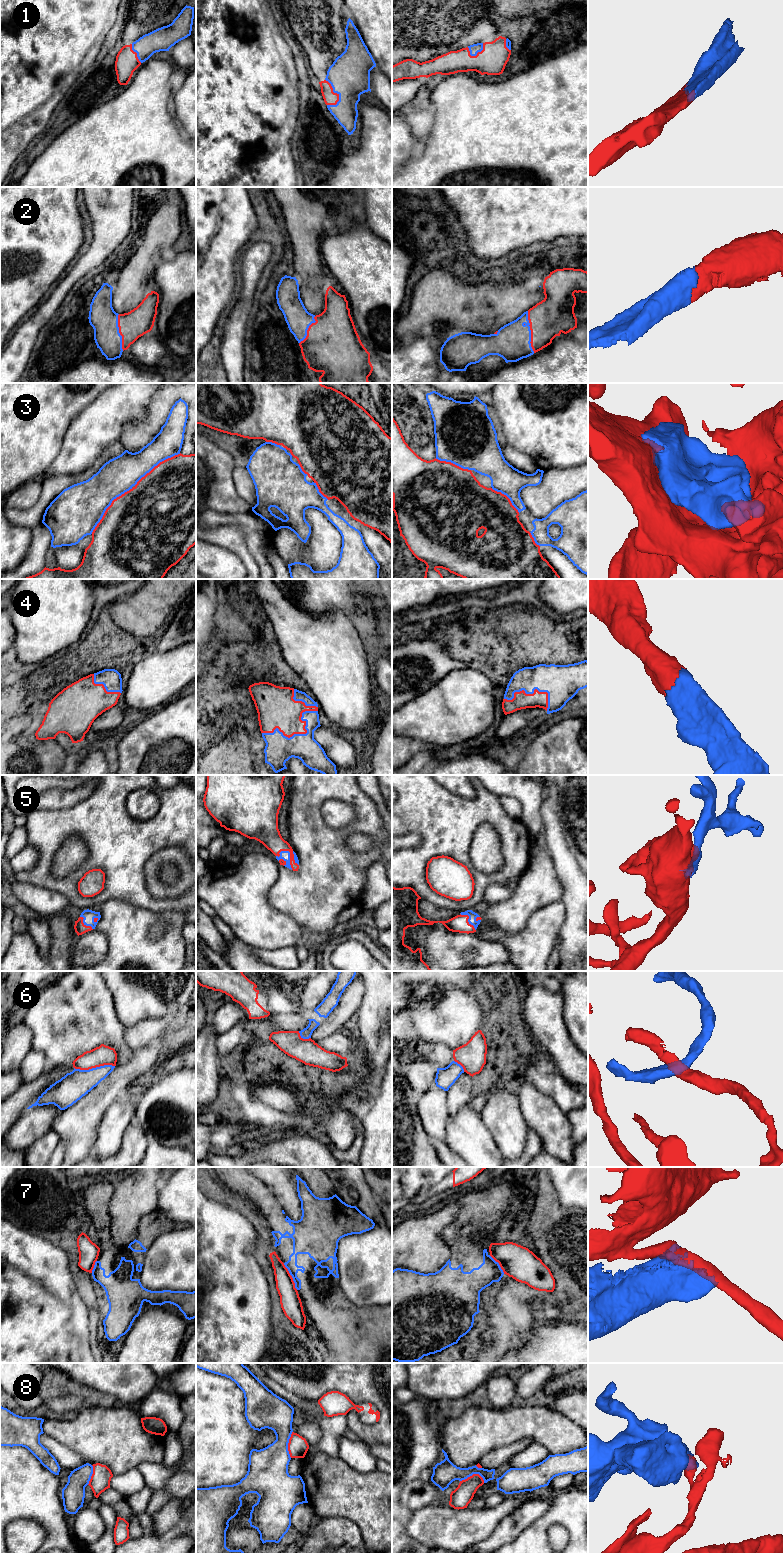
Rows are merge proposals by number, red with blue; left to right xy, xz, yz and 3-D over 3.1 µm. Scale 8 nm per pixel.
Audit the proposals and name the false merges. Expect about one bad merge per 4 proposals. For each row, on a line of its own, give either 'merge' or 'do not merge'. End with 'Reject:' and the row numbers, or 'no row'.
1: merge
2: merge
3: merge
4: merge
5: merge
6: merge
7: do not merge
8: do not merge
Reject: 7, 8

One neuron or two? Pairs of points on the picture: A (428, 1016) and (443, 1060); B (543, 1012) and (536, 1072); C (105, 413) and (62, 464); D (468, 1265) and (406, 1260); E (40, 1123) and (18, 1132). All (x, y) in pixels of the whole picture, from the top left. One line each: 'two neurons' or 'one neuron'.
A: two neurons
B: two neurons
C: one neuron
D: two neurons
E: one neuron

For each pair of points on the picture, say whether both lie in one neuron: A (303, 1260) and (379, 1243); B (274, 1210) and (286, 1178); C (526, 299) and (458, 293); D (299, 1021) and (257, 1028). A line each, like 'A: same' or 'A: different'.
A: different
B: different
C: same
D: same

